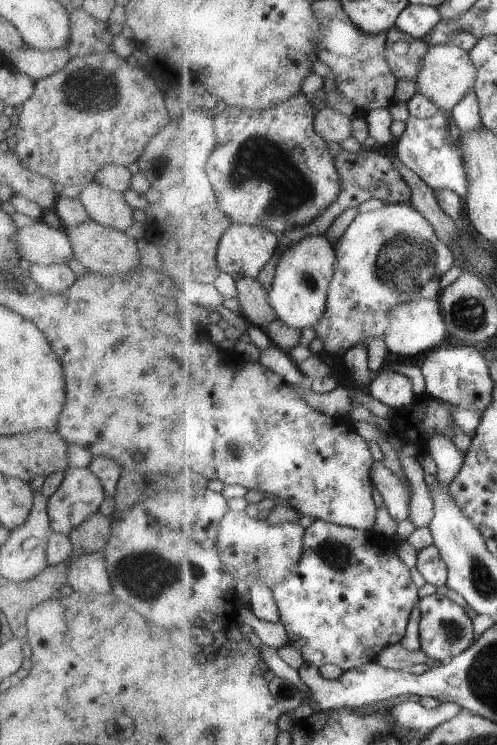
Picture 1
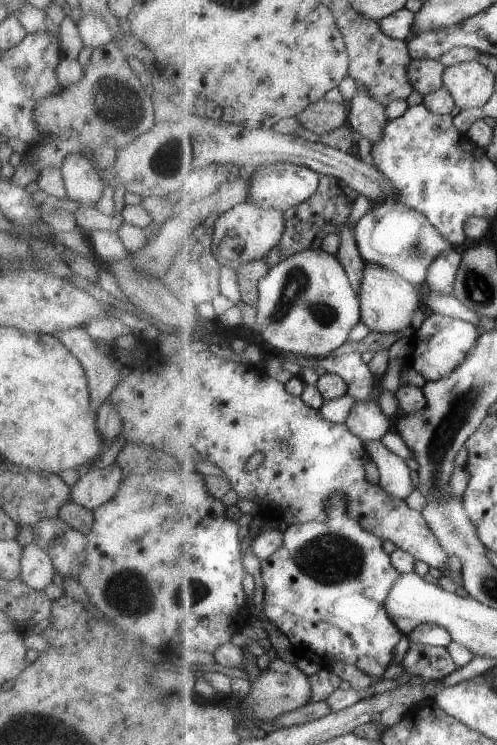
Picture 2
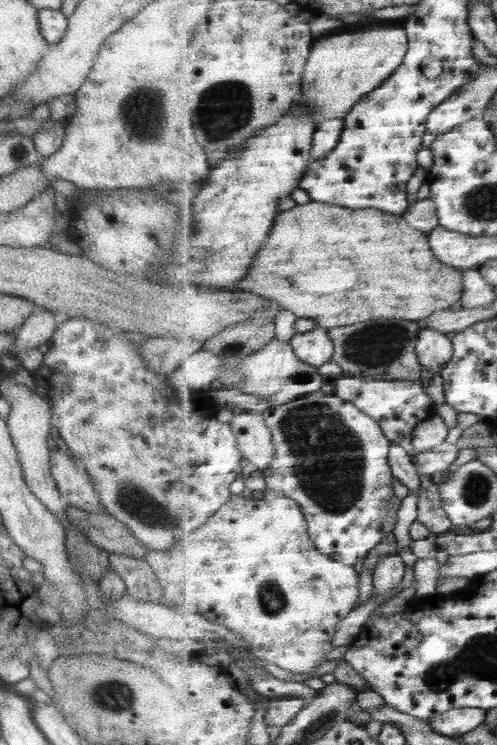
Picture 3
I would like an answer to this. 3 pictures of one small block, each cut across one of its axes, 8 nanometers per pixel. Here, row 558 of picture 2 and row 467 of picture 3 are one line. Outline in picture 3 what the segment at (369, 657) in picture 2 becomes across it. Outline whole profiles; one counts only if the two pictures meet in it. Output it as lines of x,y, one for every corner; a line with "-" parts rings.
322,390
306,395
288,404
271,407
263,413
266,425
269,430
272,430
273,440
277,444
277,454
273,458
273,466
269,466
269,470
265,470
265,484
271,490
281,492
287,498
293,498
303,510
308,519
308,533
312,540
316,543
317,550
321,554
337,559
338,562
350,564
357,564
359,560
365,561
370,553
381,545
391,533
396,529
398,522
399,509
401,508
401,498
397,498
395,490
393,490
393,471
390,465
388,454
392,448
392,441
384,433
382,425
377,419
369,417
365,412
361,411
359,407
355,406
353,402
346,402
344,399
338,398
336,395
324,393

